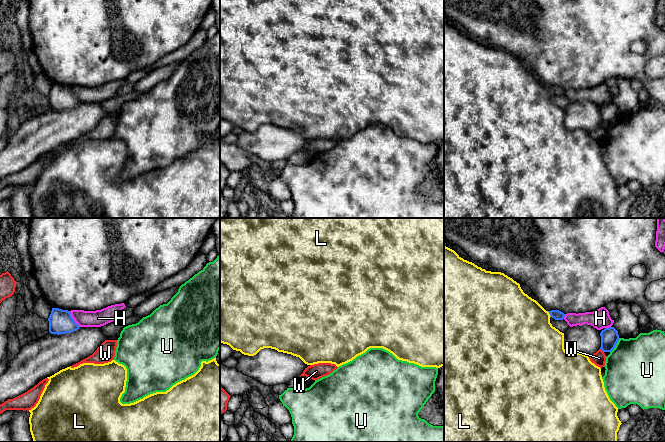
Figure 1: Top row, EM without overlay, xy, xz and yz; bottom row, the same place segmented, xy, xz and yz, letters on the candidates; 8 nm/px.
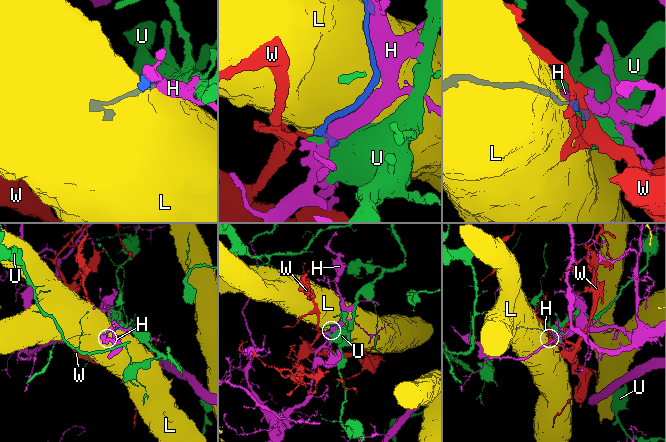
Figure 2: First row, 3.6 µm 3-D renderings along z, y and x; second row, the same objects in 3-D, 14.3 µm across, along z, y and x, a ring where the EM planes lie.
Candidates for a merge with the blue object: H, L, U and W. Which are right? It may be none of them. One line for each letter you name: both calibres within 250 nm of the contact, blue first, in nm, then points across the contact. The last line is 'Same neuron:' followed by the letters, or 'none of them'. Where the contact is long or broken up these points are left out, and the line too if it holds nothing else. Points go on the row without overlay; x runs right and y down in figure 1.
Same neuron: none of them

